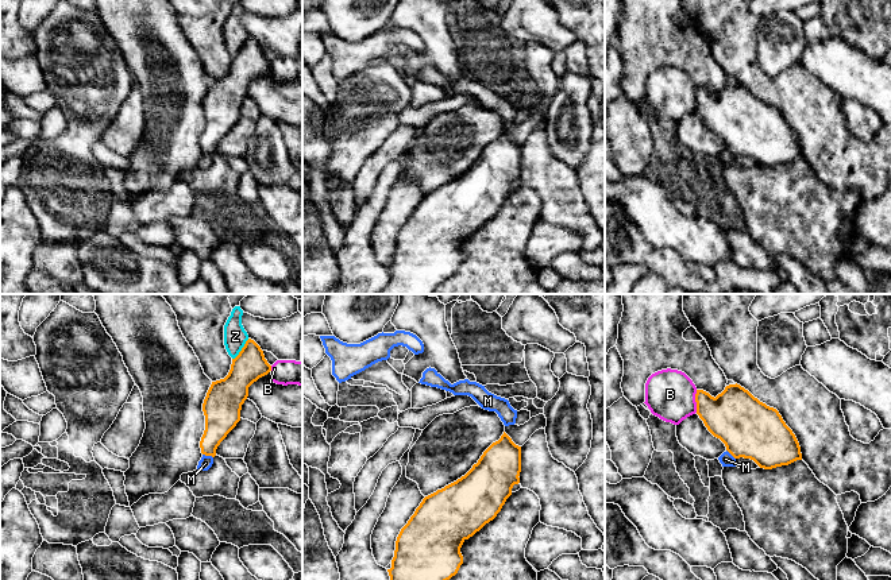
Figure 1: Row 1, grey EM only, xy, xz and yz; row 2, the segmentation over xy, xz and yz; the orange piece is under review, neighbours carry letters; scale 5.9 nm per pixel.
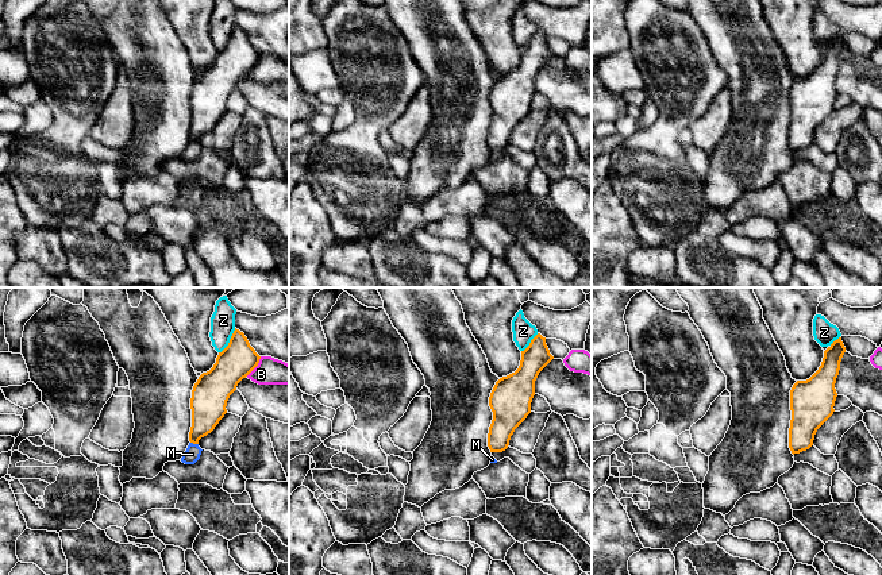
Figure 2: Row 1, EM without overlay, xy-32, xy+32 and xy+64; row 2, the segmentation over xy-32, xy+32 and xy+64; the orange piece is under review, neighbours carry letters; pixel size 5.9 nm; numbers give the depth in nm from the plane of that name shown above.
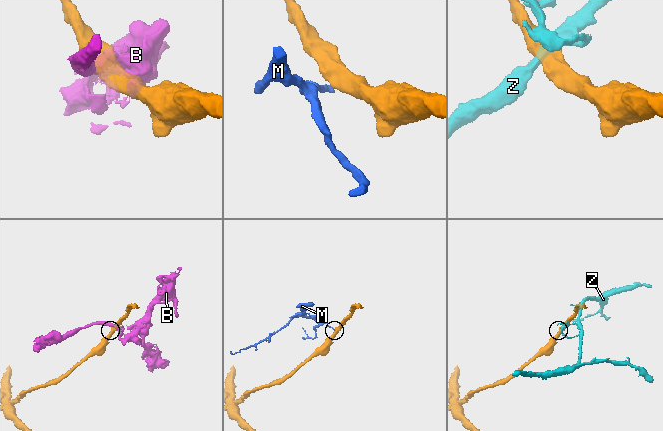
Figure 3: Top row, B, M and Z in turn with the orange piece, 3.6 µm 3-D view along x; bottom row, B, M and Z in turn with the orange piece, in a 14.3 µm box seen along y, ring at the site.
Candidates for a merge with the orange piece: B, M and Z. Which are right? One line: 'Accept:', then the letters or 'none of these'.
Accept: none of these

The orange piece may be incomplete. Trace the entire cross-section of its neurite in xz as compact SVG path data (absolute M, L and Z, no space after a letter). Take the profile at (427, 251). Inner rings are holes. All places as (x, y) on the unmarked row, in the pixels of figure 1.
M504 129L464 174L423 197L397 235L390 282L375 294L432 294L458 271L463 240L497 214L520 170L521 144Z

